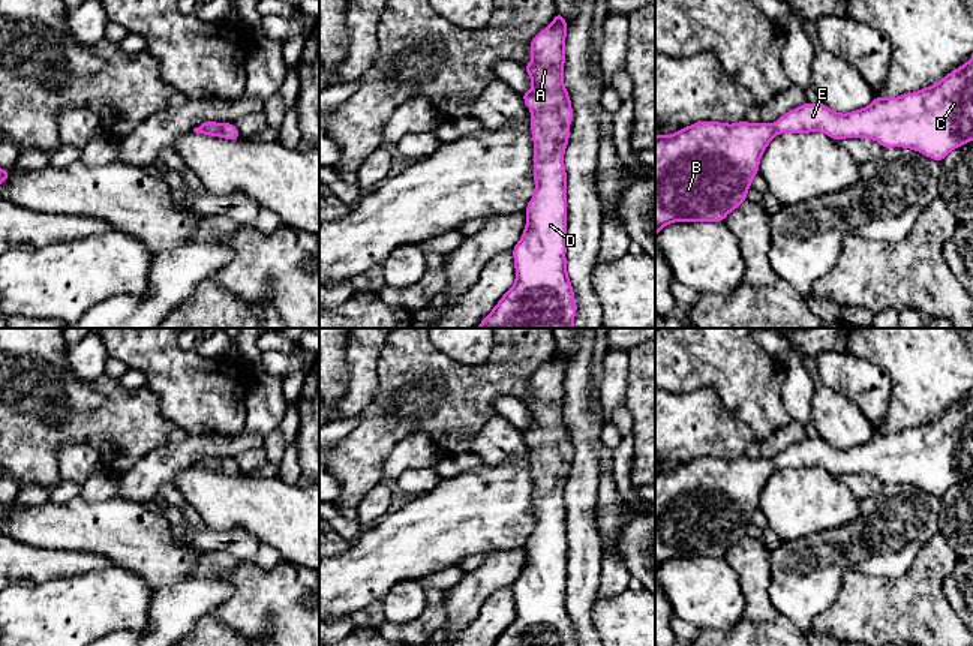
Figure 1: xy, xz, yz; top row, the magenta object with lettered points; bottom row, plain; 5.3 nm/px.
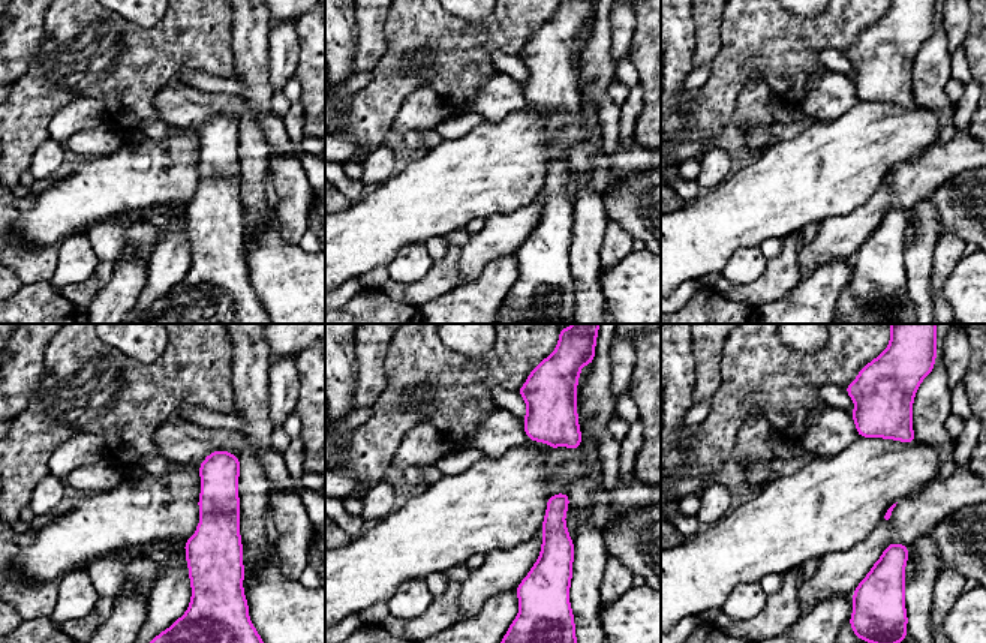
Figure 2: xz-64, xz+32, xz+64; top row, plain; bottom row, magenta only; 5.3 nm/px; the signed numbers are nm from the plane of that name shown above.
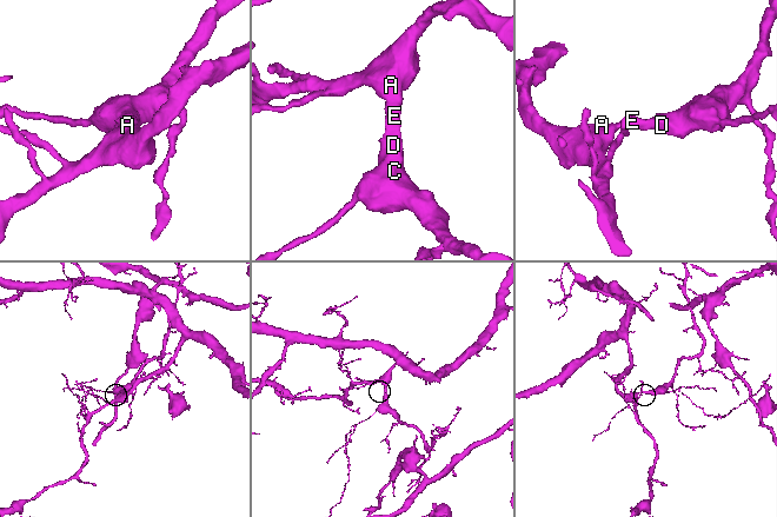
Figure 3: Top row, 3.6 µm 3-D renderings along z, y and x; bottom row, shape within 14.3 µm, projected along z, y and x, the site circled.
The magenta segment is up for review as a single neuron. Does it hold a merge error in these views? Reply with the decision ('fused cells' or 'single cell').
single cell

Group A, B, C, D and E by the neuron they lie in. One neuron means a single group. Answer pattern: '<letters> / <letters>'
A B C D E

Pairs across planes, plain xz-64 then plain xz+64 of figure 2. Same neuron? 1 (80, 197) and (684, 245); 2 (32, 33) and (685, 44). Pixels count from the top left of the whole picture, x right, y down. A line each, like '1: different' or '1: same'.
1: same
2: different

